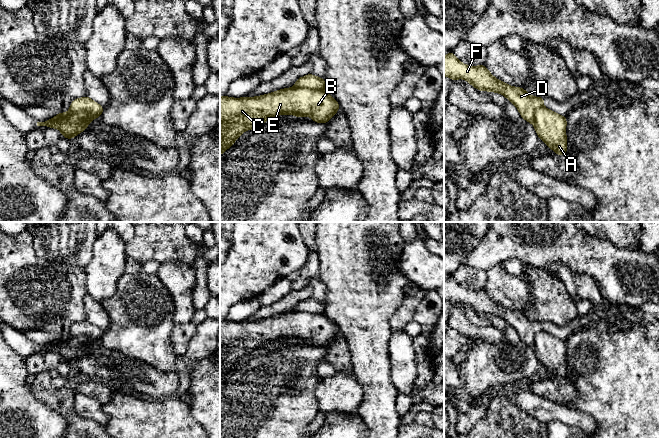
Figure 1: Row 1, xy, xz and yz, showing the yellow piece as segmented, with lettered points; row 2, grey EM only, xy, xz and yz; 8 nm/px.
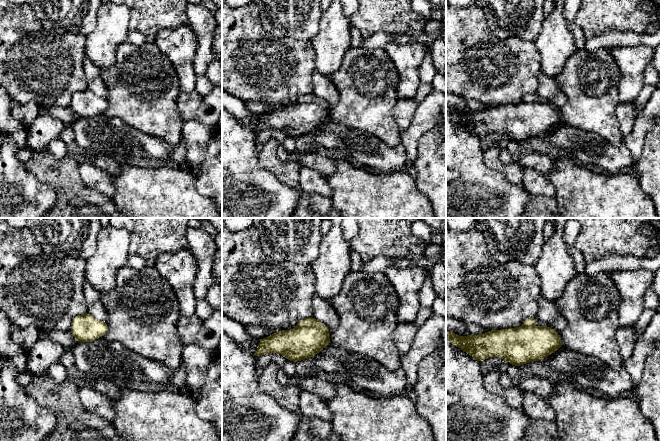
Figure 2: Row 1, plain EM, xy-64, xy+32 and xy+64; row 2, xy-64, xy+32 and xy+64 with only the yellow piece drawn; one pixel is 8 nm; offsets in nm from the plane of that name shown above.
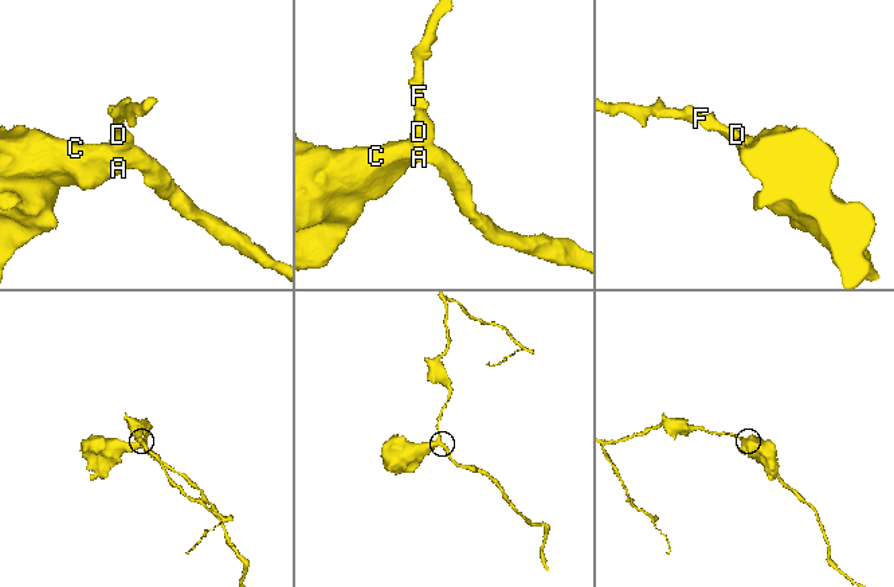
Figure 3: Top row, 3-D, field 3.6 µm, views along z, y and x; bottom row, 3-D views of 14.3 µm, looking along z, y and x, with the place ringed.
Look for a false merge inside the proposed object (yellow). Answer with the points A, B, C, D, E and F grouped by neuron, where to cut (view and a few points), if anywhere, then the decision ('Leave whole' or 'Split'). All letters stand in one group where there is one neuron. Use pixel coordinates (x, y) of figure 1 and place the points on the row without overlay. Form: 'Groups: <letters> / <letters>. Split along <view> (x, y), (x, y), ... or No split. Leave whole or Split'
Groups: A B C E / D F. Split along xz (295, 310), (324, 314). Split

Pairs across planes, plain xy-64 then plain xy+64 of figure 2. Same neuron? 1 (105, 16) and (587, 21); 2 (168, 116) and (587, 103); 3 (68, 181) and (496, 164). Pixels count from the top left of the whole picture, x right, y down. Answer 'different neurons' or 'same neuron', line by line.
1: different neurons
2: same neuron
3: same neuron

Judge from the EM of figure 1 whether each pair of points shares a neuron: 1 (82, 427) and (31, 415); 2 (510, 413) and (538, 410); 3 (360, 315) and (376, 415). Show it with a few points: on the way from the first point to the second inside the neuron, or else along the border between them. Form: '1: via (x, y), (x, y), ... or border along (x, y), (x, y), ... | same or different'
1: border along (50, 407), (66, 420), (67, 427) | different
2: border along (509, 395), (515, 404), (545, 425) | different
3: via (368, 340), (376, 390) | same

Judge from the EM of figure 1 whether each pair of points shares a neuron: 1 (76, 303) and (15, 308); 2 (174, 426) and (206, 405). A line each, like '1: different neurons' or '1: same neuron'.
1: same neuron
2: different neurons

